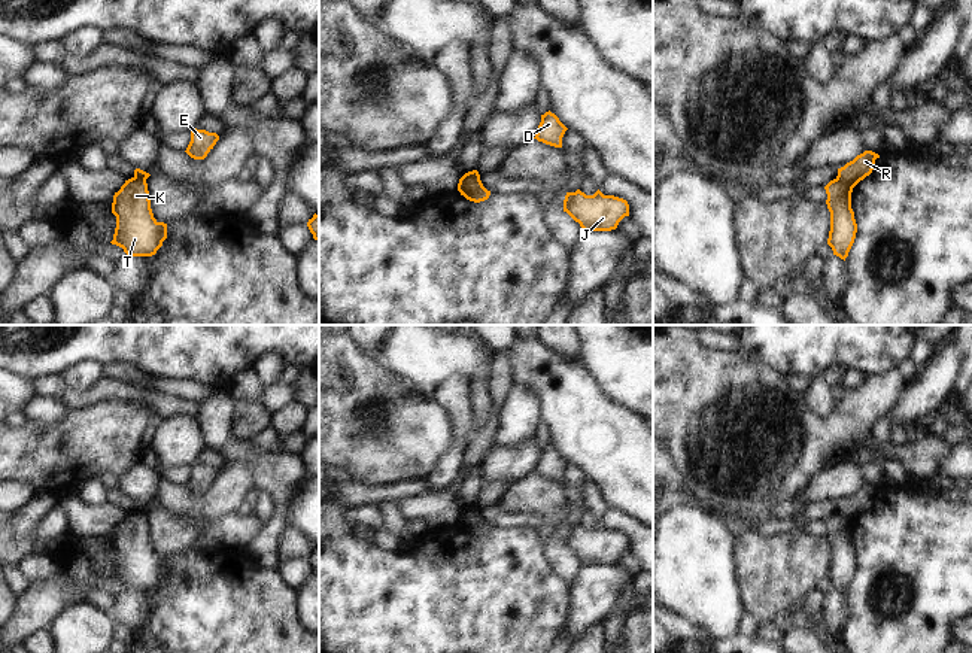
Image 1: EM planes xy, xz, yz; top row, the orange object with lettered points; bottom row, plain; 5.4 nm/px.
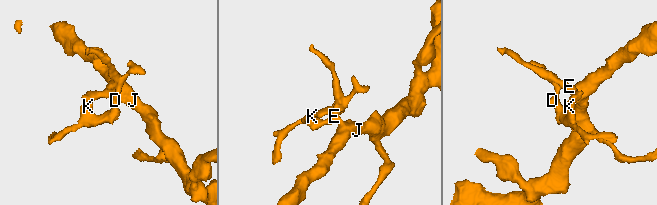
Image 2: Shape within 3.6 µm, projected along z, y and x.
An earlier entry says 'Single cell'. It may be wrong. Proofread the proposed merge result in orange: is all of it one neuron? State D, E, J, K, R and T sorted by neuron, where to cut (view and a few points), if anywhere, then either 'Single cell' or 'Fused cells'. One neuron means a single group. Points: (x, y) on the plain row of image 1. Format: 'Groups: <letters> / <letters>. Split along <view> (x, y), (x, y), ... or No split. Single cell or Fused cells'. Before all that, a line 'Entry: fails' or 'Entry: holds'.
Entry: fails
Groups: D K T / E J R. Split along yz (837, 512), (853, 521). Fused cells

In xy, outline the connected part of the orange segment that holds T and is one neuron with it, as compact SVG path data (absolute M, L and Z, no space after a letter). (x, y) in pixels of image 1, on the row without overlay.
M128 513L113 529L116 562L112 578L128 590L152 590L167 572L167 558L154 552L145 513Z

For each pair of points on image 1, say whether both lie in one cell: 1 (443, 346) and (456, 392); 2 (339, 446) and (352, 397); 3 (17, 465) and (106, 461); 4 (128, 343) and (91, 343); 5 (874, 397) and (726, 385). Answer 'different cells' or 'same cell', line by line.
1: different cells
2: same cell
3: same cell
4: same cell
5: same cell

